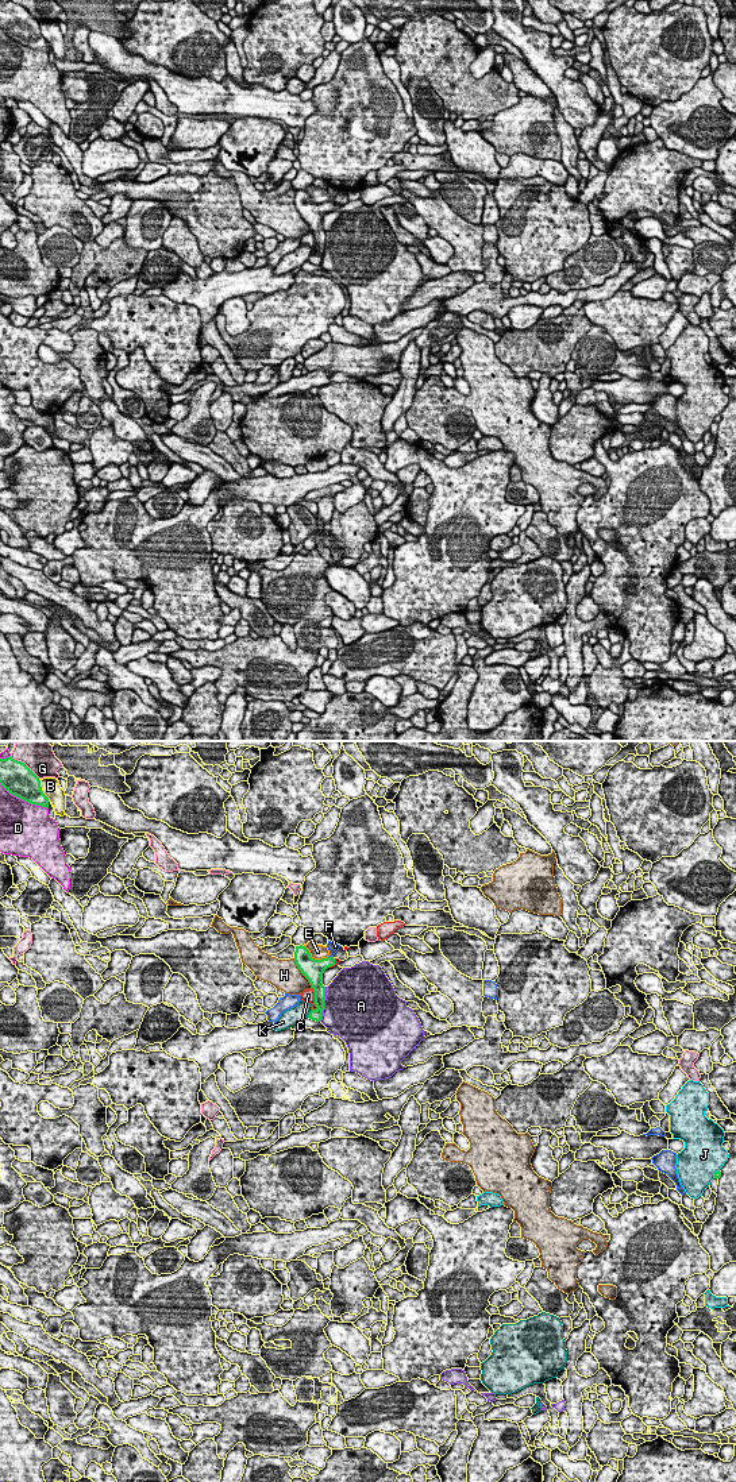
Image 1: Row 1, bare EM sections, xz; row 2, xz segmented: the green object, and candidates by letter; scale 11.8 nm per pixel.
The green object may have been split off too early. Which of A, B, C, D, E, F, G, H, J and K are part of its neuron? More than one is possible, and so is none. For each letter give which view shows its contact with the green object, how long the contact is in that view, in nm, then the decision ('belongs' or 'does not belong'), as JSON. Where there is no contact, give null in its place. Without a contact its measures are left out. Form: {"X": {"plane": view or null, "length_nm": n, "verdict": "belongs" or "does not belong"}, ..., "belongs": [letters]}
{"A": {"plane": "xz", "length_nm": 420, "verdict": "does not belong"}, "B": {"plane": "xz", "length_nm": 280, "verdict": "does not belong"}, "C": {"plane": "xz", "length_nm": 180, "verdict": "does not belong"}, "D": {"plane": "xz", "length_nm": 650, "verdict": "does not belong"}, "E": {"plane": "xz", "length_nm": 320, "verdict": "does not belong"}, "F": {"plane": "xz", "length_nm": 70, "verdict": "does not belong"}, "G": {"plane": "xz", "length_nm": 460, "verdict": "does not belong"}, "H": {"plane": "xz", "length_nm": 440, "verdict": "does not belong"}, "J": {"plane": "xz", "length_nm": 130, "verdict": "does not belong"}, "K": {"plane": "xz", "length_nm": 120, "verdict": "does not belong"}, "belongs": []}

